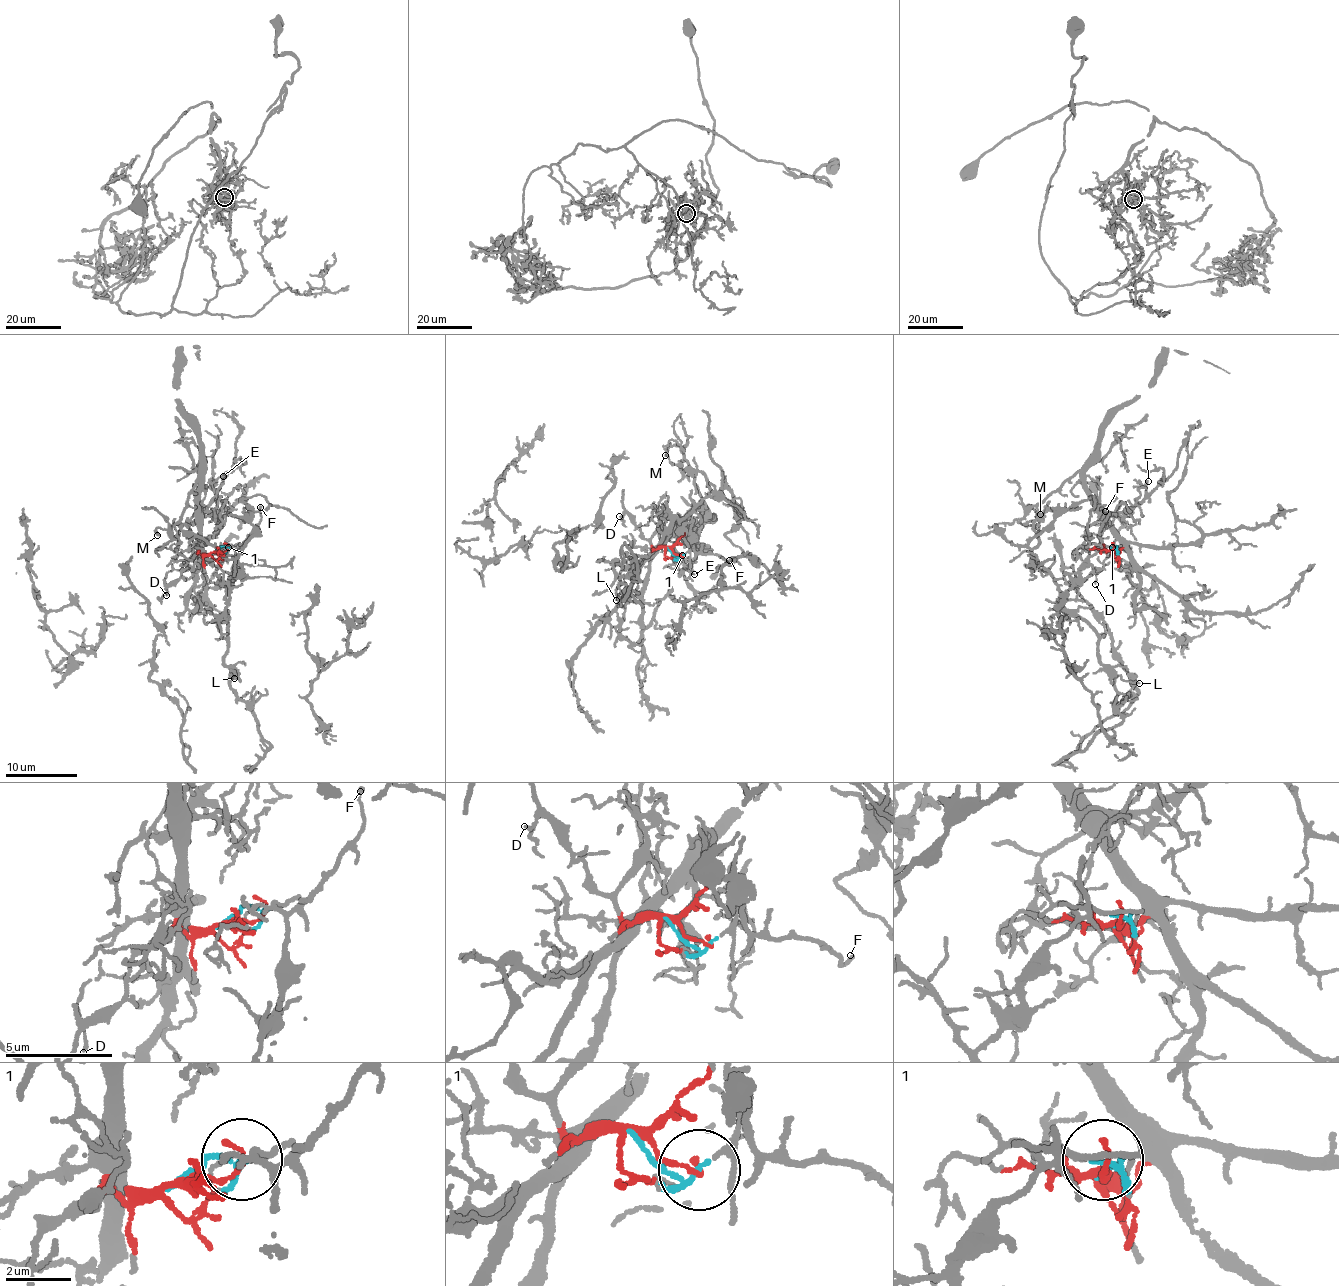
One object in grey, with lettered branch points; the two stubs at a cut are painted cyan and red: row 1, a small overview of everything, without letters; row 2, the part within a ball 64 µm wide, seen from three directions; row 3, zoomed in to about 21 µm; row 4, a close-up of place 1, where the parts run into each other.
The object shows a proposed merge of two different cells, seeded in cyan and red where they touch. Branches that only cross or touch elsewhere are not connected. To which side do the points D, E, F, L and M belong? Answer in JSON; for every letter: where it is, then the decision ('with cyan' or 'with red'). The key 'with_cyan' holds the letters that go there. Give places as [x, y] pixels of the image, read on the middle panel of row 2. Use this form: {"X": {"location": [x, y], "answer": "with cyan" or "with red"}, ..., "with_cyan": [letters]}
{"D": {"location": [619, 516], "answer": "with red"}, "E": {"location": [694, 574], "answer": "with red"}, "F": {"location": [729, 560], "answer": "with cyan"}, "L": {"location": [616, 600], "answer": "with cyan"}, "M": {"location": [665, 455], "answer": "with red"}, "with_cyan": ["F", "L"]}

